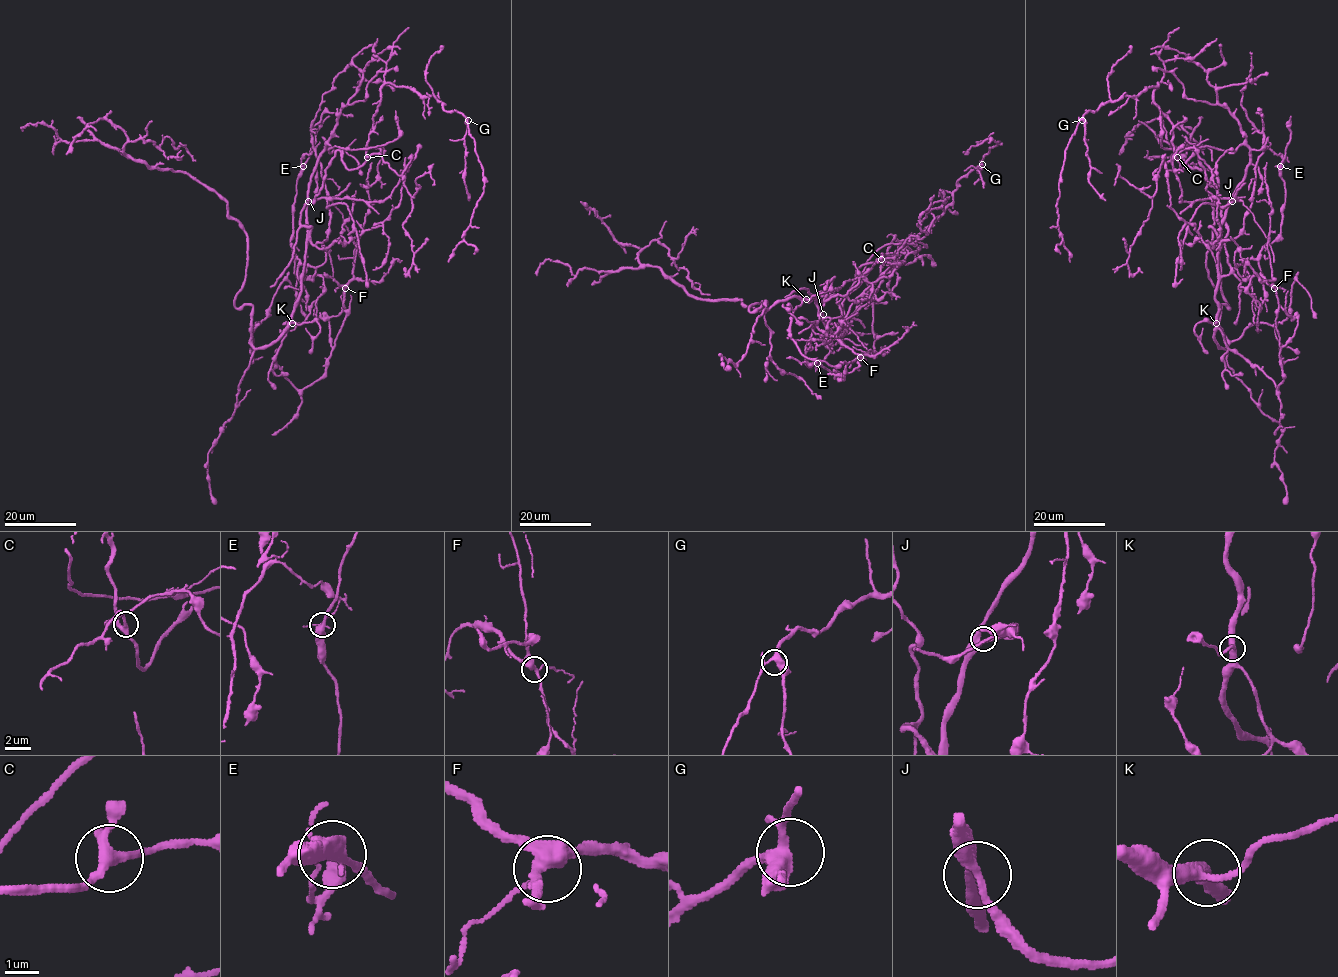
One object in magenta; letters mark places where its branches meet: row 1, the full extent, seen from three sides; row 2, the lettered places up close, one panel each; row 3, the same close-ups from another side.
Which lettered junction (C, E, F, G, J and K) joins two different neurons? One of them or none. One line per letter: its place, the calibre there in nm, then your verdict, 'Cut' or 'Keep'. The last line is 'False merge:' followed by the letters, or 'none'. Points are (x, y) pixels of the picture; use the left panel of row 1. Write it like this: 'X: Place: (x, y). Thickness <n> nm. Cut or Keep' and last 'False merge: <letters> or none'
C: Place: (367, 157). Thickness 280 nm. Keep
E: Place: (303, 166). Thickness 360 nm. Cut
F: Place: (345, 288). Thickness 400 nm. Keep
G: Place: (468, 120). Thickness 400 nm. Keep
J: Place: (308, 201). Thickness 320 nm. Keep
K: Place: (292, 323). Thickness 380 nm. Keep
False merge: E

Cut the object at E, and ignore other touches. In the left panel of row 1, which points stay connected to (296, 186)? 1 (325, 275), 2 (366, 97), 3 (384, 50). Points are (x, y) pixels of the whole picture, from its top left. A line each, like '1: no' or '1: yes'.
1: no
2: yes
3: yes

